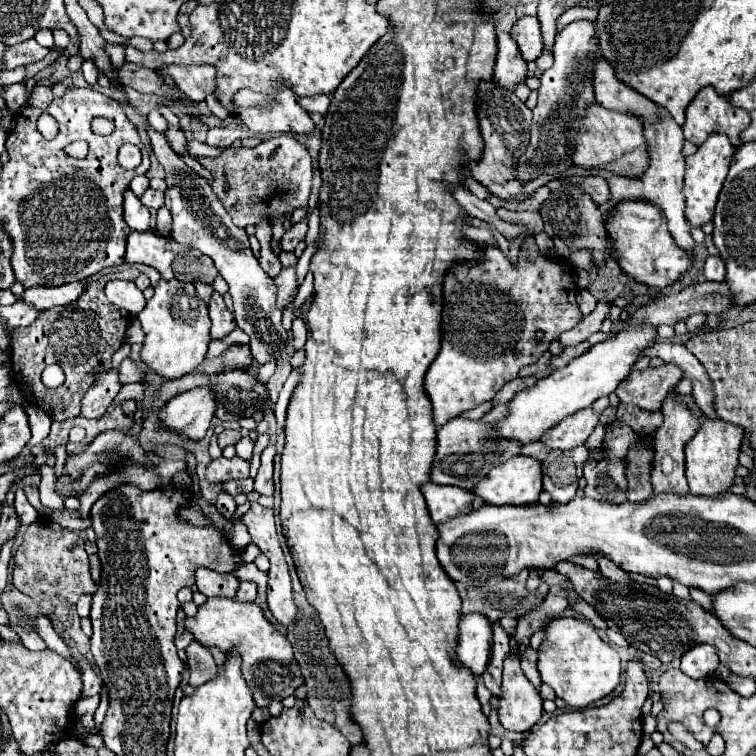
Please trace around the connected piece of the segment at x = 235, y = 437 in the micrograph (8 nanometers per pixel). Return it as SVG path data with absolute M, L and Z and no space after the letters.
M225 429L218 435L218 445L224 449L228 445L235 445L241 439L240 431Z

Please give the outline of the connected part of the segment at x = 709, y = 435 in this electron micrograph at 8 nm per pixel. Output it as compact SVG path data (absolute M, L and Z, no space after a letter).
M706 419L696 435L686 443L686 477L690 493L694 495L716 495L724 493L734 481L734 469L738 465L740 445L744 429L722 419Z

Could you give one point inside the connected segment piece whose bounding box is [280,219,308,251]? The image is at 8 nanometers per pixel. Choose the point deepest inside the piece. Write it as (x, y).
(298, 231)

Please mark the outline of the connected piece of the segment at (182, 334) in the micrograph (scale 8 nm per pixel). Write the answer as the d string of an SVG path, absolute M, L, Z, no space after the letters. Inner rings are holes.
M160 279L154 287L154 297L136 315L146 333L142 345L142 359L160 375L168 379L178 379L194 371L208 351L210 343L210 317L206 303L198 297L192 283L178 279Z

